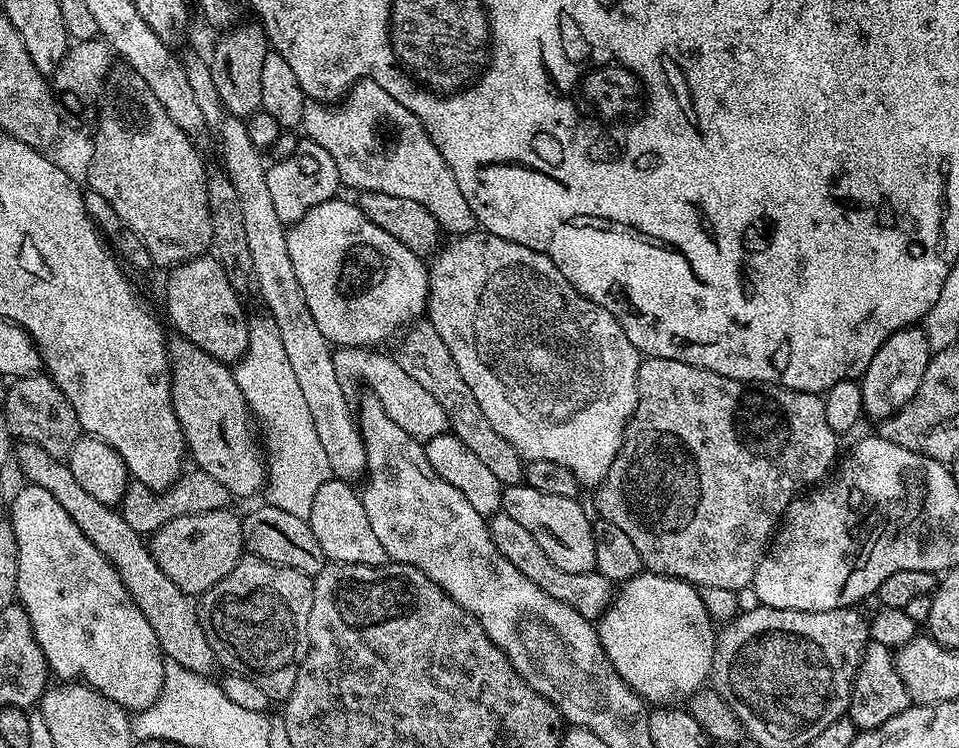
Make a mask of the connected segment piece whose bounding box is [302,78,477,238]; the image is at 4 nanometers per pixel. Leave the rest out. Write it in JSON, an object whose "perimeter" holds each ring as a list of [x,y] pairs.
{"perimeter":[[[367,78],[356,81],[351,92],[344,97],[339,106],[329,106],[319,102],[308,102],[304,110],[304,119],[302,123],[303,135],[307,139],[322,146],[334,162],[337,163],[337,172],[340,175],[340,183],[346,189],[356,188],[360,192],[381,192],[382,194],[398,194],[398,198],[411,198],[414,202],[418,202],[422,206],[426,206],[426,210],[430,210],[430,214],[434,214],[434,218],[441,226],[445,233],[453,232],[453,237],[459,238],[466,235],[467,232],[473,231],[477,227],[474,214],[470,210],[470,206],[466,206],[466,198],[462,198],[462,190],[458,190],[458,182],[454,182],[454,174],[450,174],[450,166],[446,166],[446,162],[442,158],[442,154],[438,154],[438,146],[434,146],[434,142],[430,138],[430,134],[426,134],[426,130],[422,126],[422,122],[414,114],[410,114],[410,110],[406,110],[406,106],[402,106],[402,102],[398,102],[394,98],[390,98],[390,94],[386,94],[386,90],[382,90],[382,86],[378,86],[378,82]]]}

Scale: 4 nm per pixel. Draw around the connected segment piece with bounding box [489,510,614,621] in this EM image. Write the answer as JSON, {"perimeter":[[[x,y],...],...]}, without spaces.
{"perimeter":[[[499,511],[489,519],[492,541],[498,546],[498,550],[514,566],[521,570],[522,574],[530,582],[534,582],[540,590],[545,590],[552,598],[560,602],[566,602],[572,609],[578,610],[580,614],[590,621],[599,619],[605,613],[614,597],[614,582],[598,571],[590,571],[586,574],[567,573],[566,570],[559,570],[550,562],[538,542],[523,529],[514,518]]]}

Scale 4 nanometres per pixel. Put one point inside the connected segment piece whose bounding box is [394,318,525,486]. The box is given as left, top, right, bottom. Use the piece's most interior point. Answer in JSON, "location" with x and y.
{"location":[423,355]}

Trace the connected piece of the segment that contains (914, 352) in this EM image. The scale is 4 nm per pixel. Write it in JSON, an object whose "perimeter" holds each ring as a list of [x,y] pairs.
{"perimeter":[[[923,327],[903,328],[890,334],[890,338],[878,346],[878,354],[870,358],[870,366],[866,366],[864,375],[858,381],[864,403],[863,415],[873,422],[879,422],[902,410],[902,406],[906,406],[906,402],[918,394],[918,386],[922,386],[929,359],[930,349]]]}

